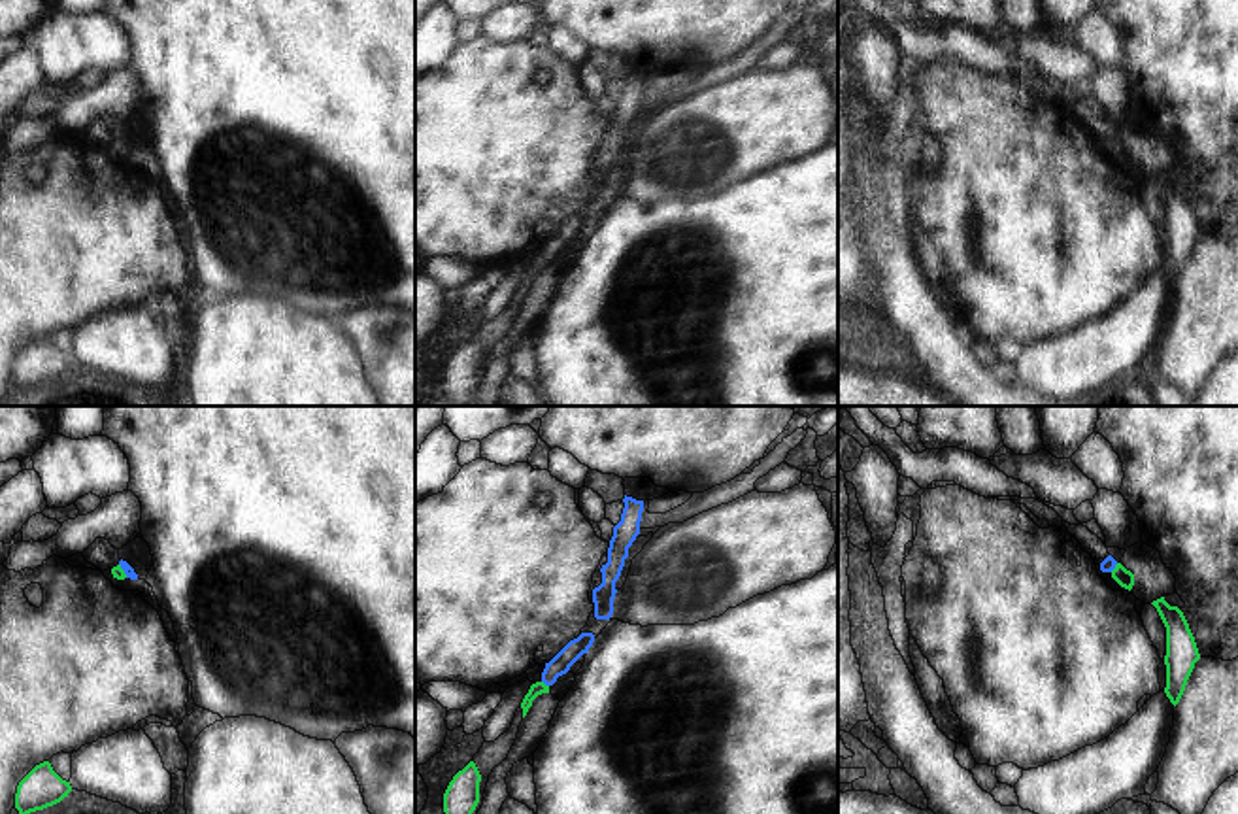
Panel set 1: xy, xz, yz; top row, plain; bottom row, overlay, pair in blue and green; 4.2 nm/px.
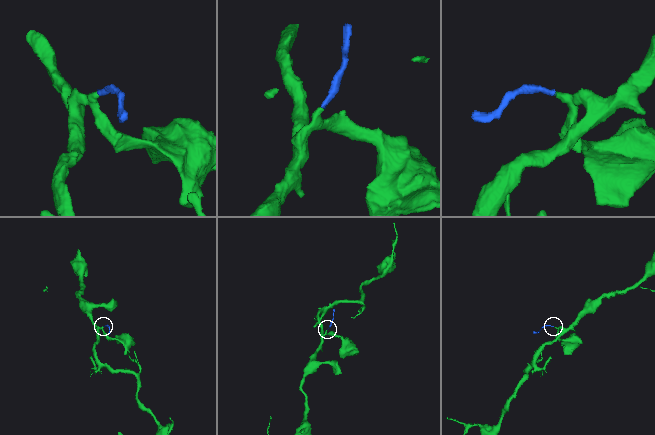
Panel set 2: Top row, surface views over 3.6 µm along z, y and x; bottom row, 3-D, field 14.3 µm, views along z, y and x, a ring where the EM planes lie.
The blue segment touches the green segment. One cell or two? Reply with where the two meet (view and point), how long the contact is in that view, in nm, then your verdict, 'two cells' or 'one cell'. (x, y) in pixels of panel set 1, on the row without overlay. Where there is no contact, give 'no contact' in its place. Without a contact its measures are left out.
contact xz (546, 261); length 40 nm; one cell

